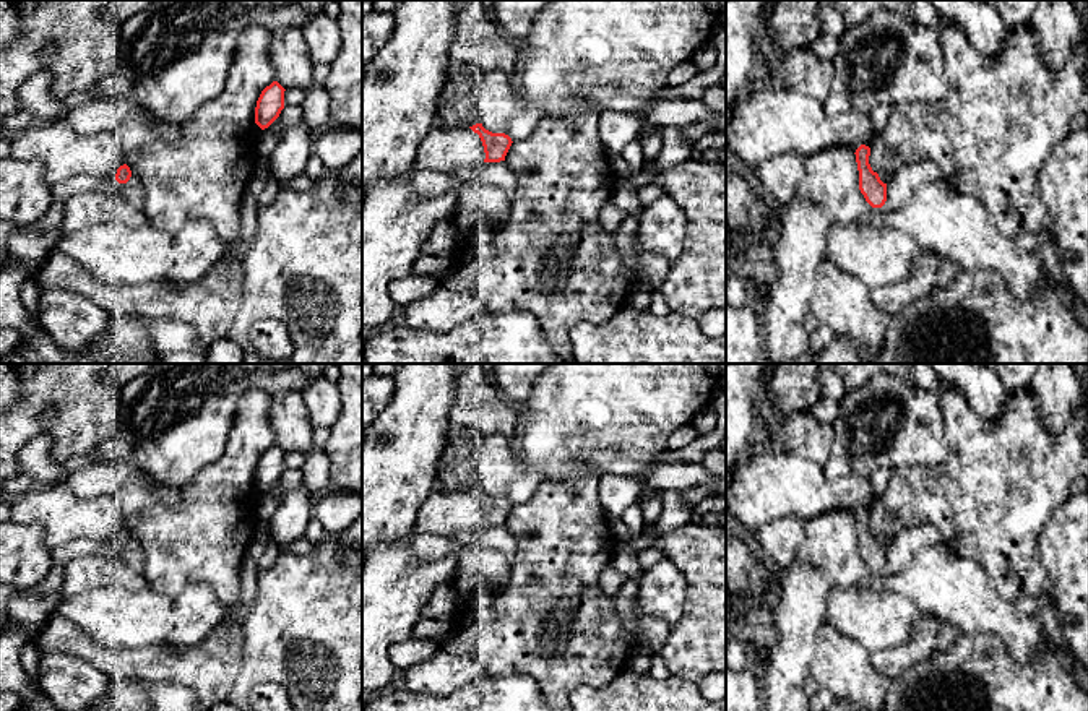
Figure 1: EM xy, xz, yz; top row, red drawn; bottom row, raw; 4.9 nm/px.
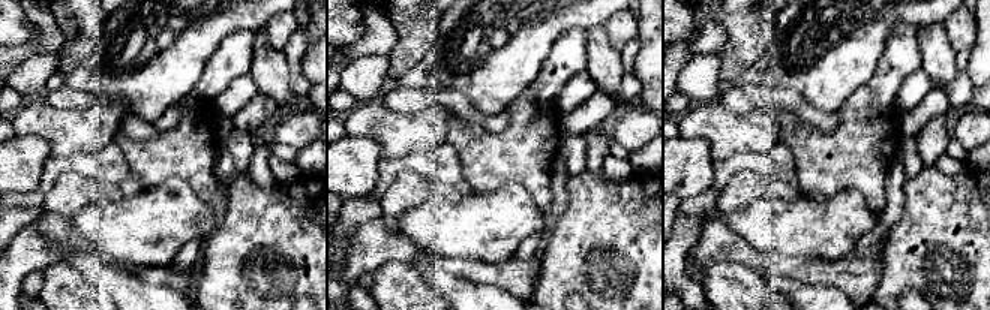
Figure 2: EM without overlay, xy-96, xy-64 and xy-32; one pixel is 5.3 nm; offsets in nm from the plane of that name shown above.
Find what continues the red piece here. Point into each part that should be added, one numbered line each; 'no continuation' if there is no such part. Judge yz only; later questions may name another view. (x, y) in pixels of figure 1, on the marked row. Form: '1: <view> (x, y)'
no continuation

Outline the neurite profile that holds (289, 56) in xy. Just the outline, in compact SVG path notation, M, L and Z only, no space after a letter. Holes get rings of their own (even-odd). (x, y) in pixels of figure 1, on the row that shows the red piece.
M289 28L271 32L268 52L276 81L284 89L299 88L305 93L313 84L313 62L302 29Z

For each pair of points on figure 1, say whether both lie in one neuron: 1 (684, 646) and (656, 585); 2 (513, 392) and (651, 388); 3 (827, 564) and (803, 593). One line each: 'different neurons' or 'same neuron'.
1: different neurons
2: different neurons
3: same neuron

